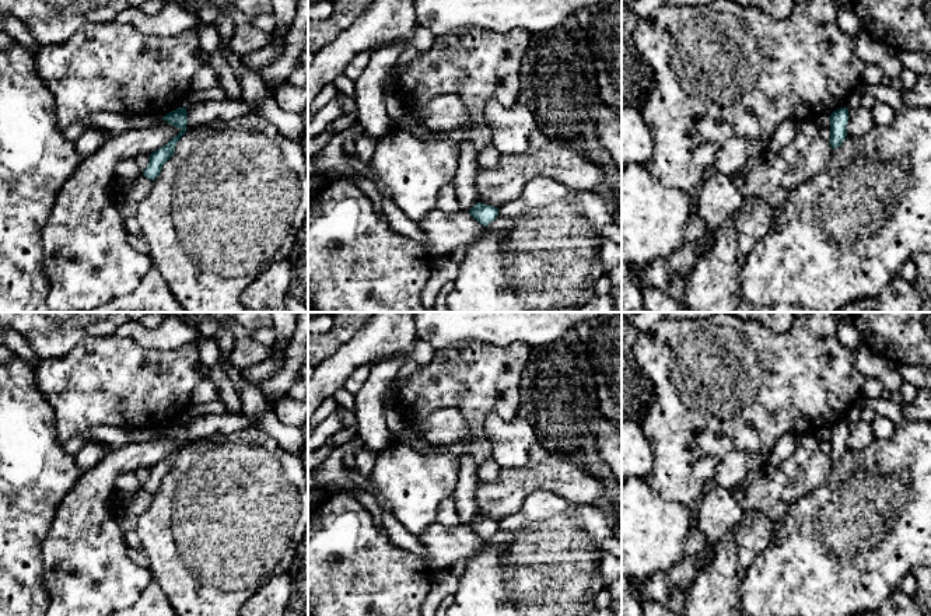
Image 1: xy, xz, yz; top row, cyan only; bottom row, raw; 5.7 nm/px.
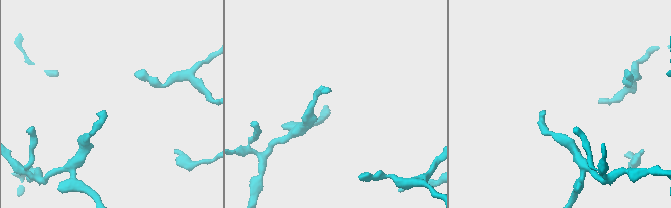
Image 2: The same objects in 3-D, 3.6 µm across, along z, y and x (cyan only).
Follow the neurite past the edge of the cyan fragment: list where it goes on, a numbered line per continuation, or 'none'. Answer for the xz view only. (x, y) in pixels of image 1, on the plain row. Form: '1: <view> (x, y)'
none

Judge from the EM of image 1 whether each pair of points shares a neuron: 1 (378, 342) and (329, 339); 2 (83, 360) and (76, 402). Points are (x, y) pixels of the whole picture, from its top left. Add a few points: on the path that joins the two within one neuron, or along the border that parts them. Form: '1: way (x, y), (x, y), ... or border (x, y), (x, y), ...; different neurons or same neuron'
1: border (340, 346), (322, 361); different neurons
2: way (83, 370), (83, 392); same neuron

